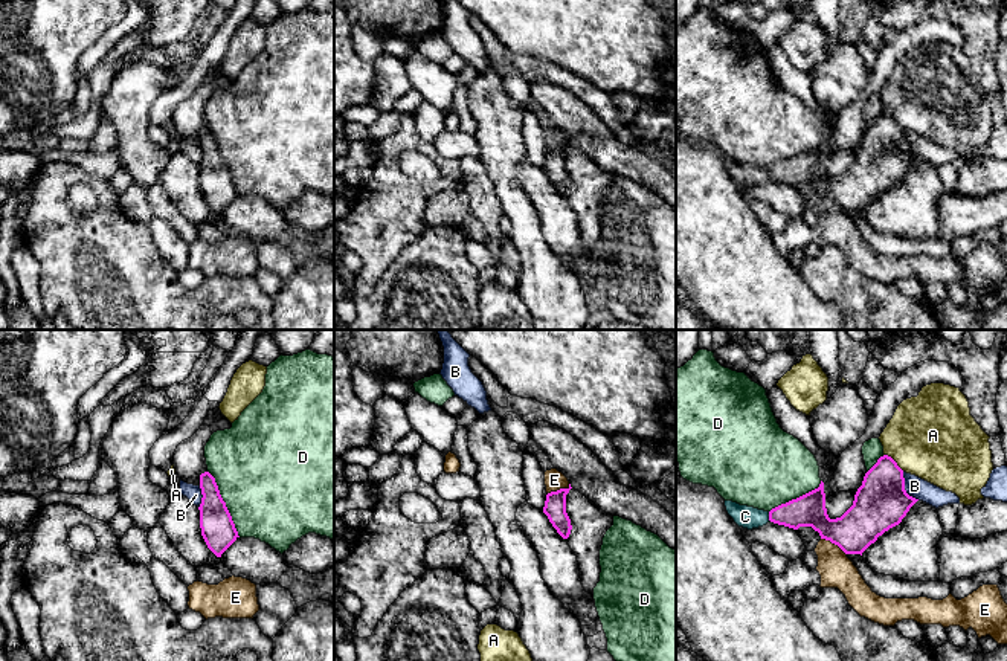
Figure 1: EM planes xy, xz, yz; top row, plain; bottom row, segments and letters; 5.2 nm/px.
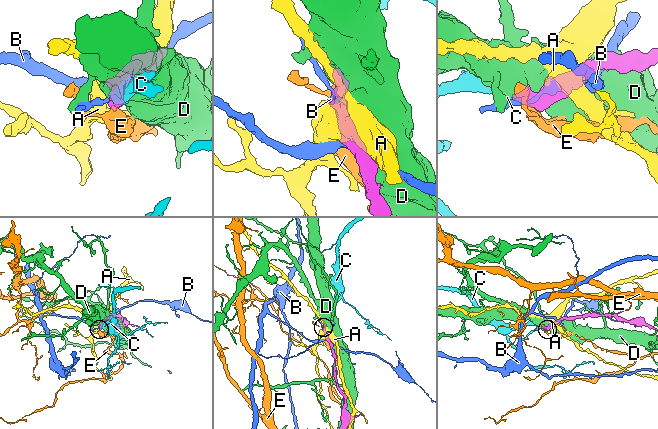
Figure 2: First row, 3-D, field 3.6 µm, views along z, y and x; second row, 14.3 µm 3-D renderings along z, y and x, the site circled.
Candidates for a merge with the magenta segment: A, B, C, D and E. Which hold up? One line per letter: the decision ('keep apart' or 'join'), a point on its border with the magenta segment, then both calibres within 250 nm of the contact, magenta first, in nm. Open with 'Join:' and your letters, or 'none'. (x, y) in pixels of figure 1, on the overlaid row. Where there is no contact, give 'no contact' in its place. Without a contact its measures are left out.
Join: C
A: keep apart; contact yz (894, 461); calibres 280 and 460 nm
B: keep apart; contact yz (904, 489); calibres 280 and 110 nm
C: join; contact yz (769, 516); calibres 180 and 120 nm
D: keep apart; contact xy (225, 504); calibres 180 and 500 nm
E: keep apart; contact yz (833, 542); calibres 220 and 180 nm

